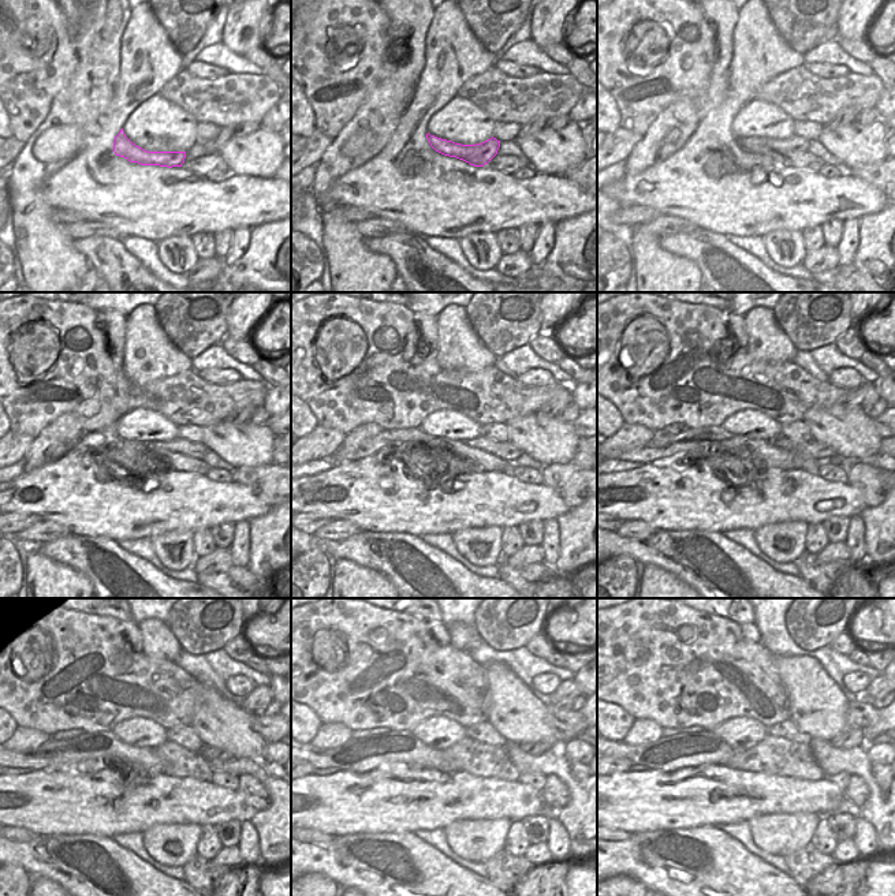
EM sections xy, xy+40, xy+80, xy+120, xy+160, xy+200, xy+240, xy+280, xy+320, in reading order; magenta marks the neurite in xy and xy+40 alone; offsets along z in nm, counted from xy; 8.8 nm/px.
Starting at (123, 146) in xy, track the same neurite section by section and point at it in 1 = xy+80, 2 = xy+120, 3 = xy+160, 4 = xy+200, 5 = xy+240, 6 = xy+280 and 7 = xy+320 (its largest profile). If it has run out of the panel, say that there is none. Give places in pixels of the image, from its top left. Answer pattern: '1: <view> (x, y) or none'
1: xy+80 (794, 145)
2: xy+120 (187, 448)
3: xy+160 (504, 450)
4: xy+200 (815, 450)
5: xy+240 (208, 753)
6: xy+280 (533, 747)
7: xy+320 (850, 738)

